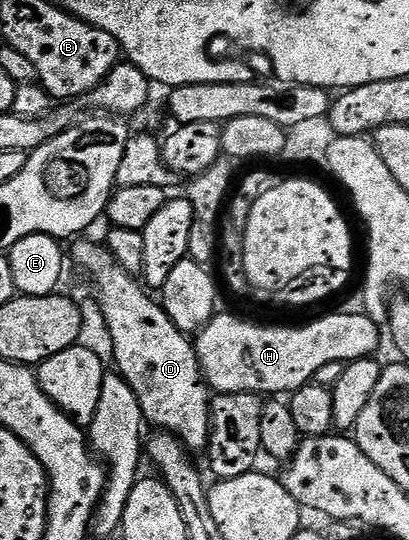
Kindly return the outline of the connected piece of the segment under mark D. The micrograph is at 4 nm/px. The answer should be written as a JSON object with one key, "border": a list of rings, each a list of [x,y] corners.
{"border":[[[82,238],[75,243],[79,244],[74,248],[74,260],[94,279],[94,288],[98,291],[98,304],[102,307],[102,316],[106,319],[107,330],[110,331],[110,344],[114,347],[114,360],[118,363],[116,371],[125,378],[128,386],[132,386],[140,402],[143,421],[149,427],[151,424],[151,429],[177,436],[181,444],[191,453],[197,454],[201,448],[203,451],[210,443],[212,389],[202,375],[202,368],[198,365],[198,354],[191,337],[179,330],[170,321],[161,303],[155,297],[153,300],[150,297],[153,295],[131,273],[125,272],[118,265],[105,243],[93,244],[86,239],[90,238]]]}

